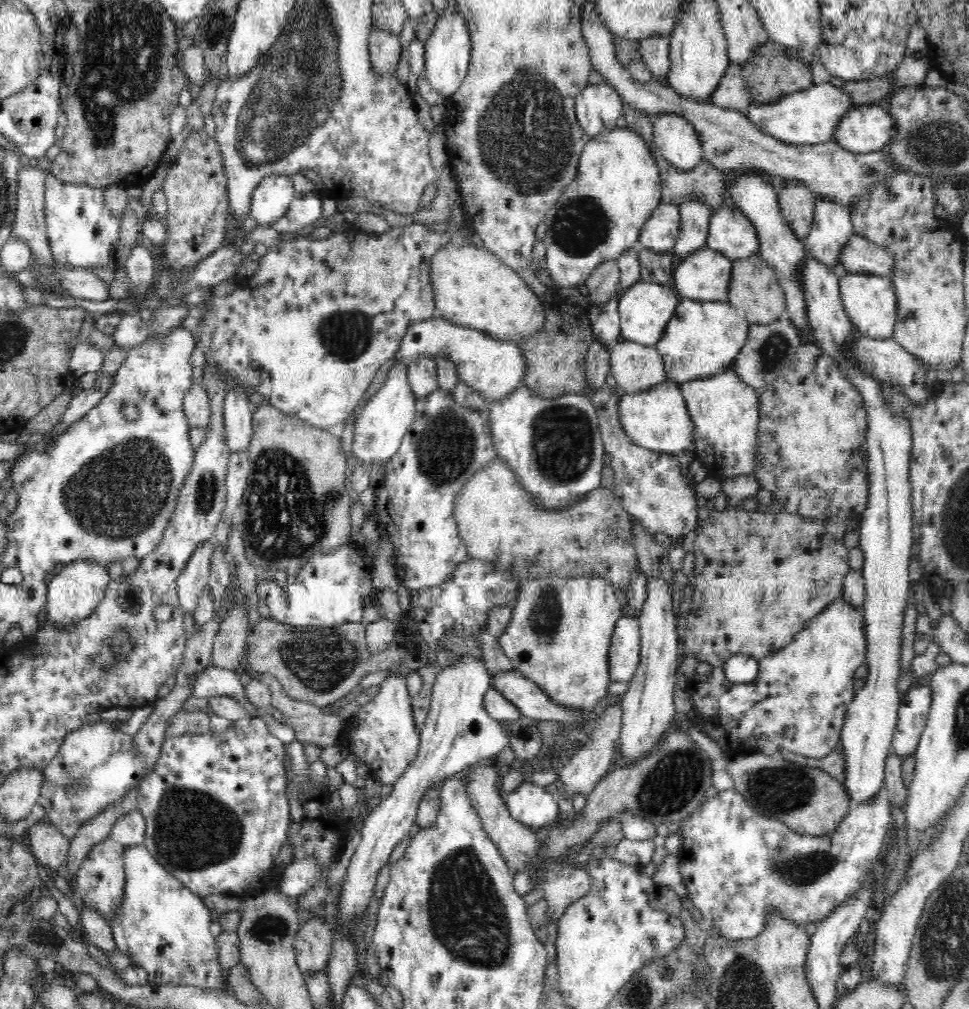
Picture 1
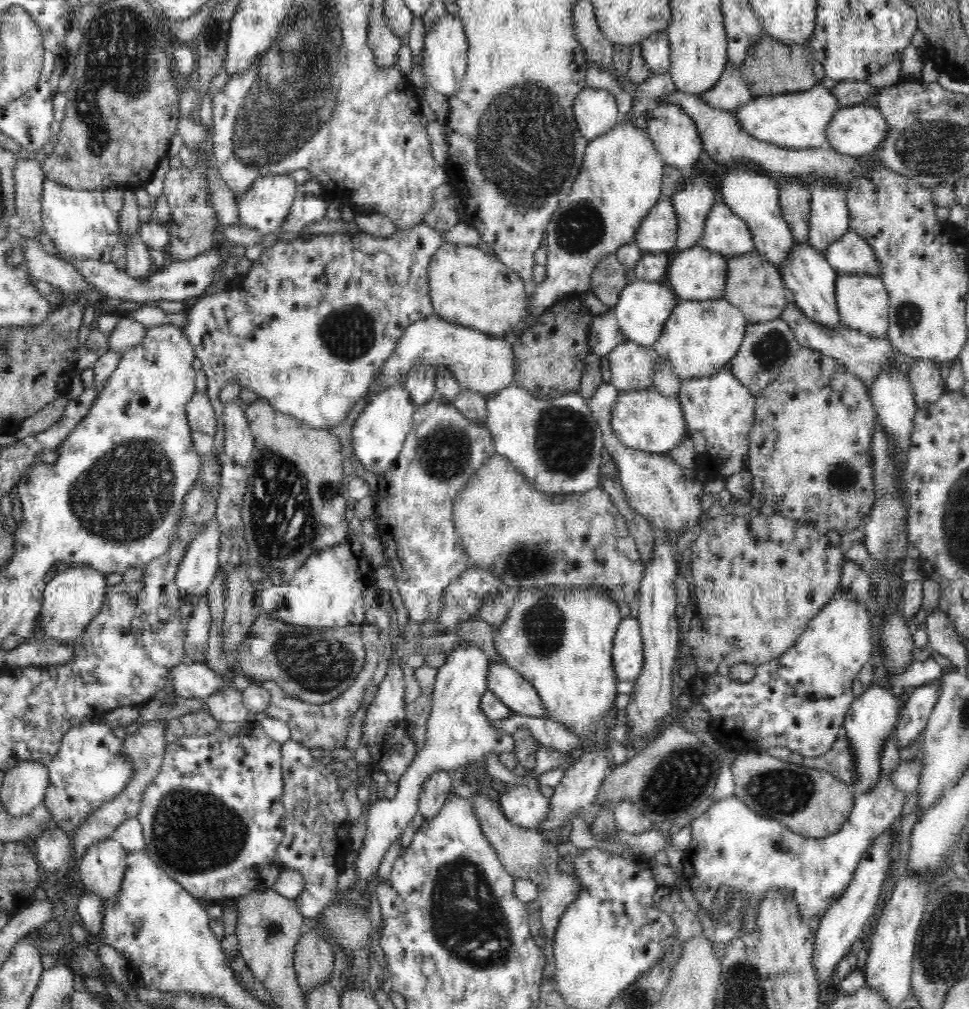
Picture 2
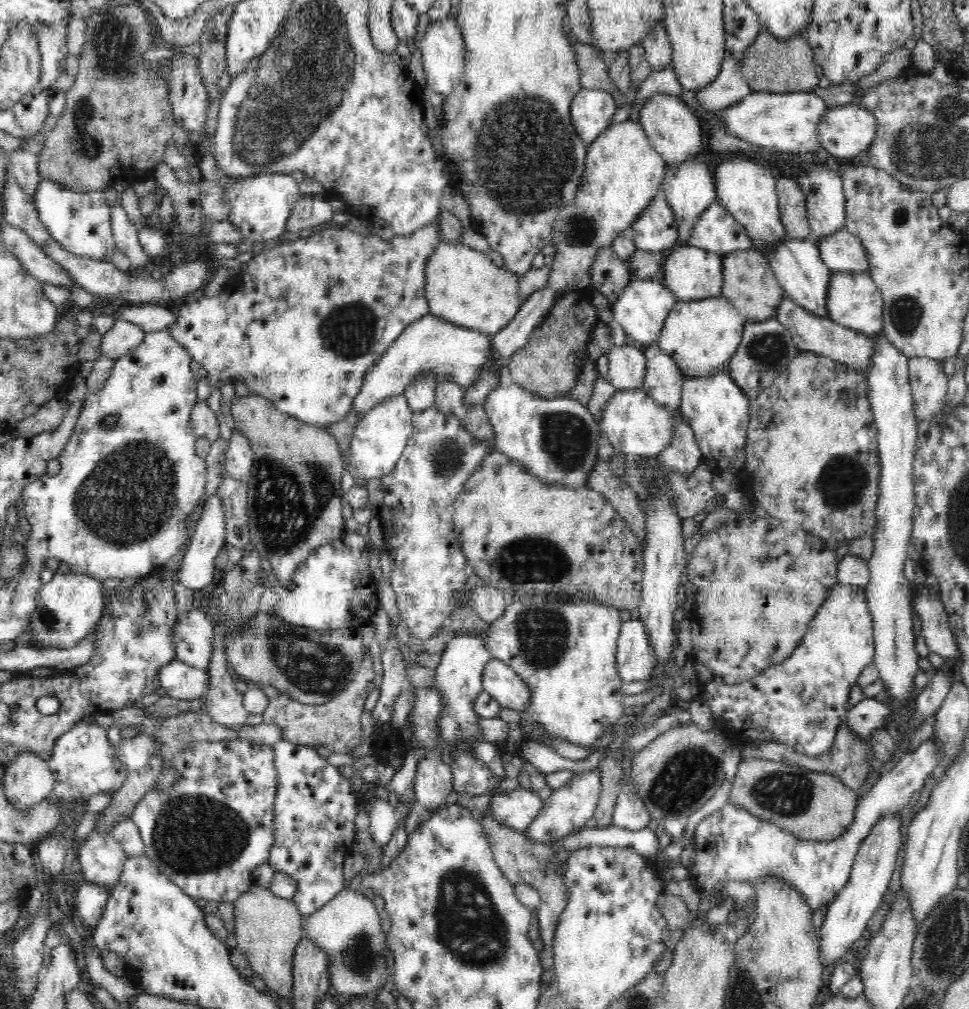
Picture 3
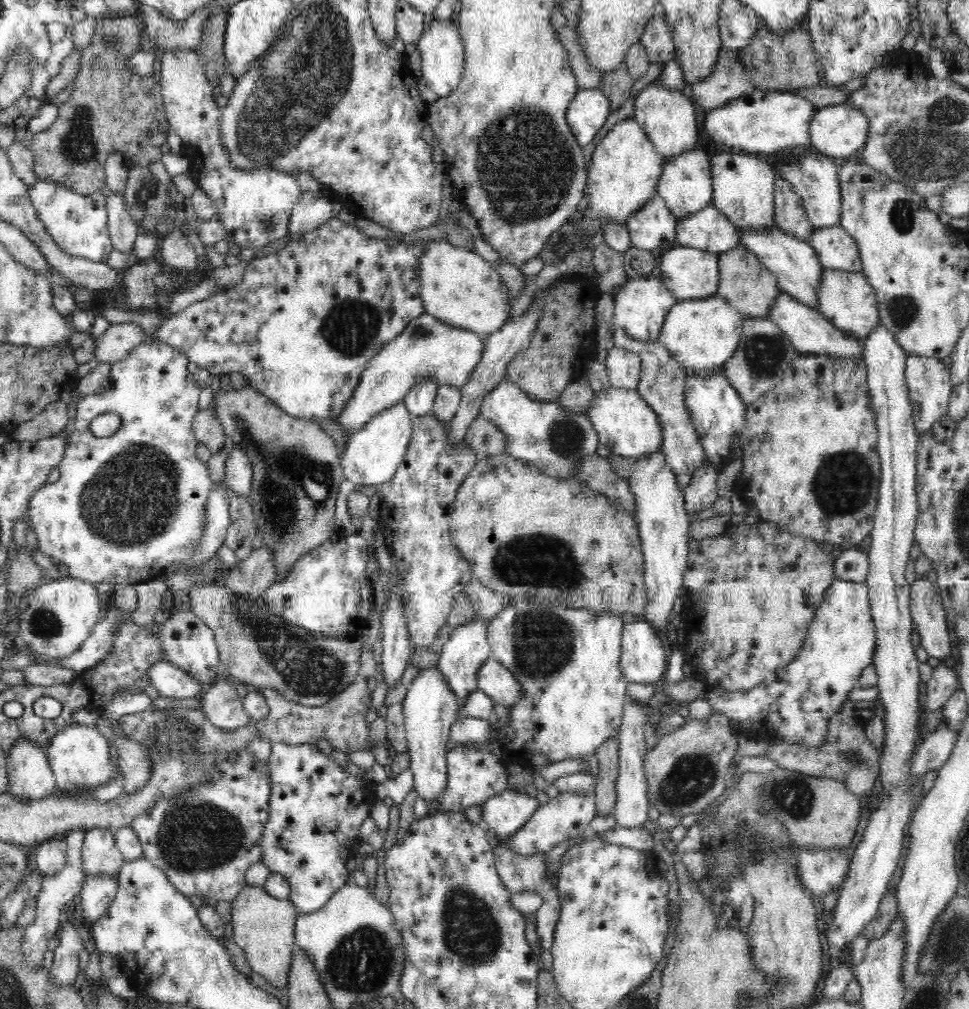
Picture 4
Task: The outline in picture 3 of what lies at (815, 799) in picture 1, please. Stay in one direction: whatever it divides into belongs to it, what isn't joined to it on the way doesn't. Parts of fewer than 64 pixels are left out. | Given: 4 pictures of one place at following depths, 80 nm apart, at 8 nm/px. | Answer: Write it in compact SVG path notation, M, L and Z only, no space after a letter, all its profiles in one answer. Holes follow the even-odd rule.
M763 758L742 759L734 778L728 803L741 807L754 817L774 822L780 829L788 831L796 839L804 841L832 841L849 830L858 807L857 792L846 787L839 779L810 771L798 766L789 766L783 762L764 760Z

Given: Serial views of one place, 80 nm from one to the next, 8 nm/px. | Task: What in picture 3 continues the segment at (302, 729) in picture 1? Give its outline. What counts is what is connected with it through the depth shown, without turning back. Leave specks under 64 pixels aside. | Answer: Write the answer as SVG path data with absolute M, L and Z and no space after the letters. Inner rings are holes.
M373 623L364 624L357 634L362 637L365 653L358 672L350 681L350 684L339 692L332 700L321 705L306 705L288 698L277 688L268 684L260 685L264 694L268 697L269 703L261 714L264 724L276 724L281 728L282 739L297 745L310 745L313 747L326 744L330 752L338 754L351 753L356 746L362 742L362 724L360 716L364 712L364 702L368 698L368 684L373 681L374 676L379 672L376 655L376 627Z

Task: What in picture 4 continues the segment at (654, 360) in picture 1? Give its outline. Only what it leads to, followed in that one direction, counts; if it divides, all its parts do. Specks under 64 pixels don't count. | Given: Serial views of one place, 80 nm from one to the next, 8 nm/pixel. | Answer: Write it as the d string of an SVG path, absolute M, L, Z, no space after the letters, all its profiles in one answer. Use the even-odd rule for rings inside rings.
M616 346L608 352L604 364L612 387L626 390L637 388L642 362L636 353Z

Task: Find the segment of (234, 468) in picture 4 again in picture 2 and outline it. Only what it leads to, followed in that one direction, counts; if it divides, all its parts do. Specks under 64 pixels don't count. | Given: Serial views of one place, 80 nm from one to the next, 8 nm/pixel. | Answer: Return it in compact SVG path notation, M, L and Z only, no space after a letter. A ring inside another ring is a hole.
M238 398L224 406L223 419L226 438L225 456L232 464L239 464L246 468L246 464L254 452L255 442L250 433L250 427L248 427L243 404L239 402Z

